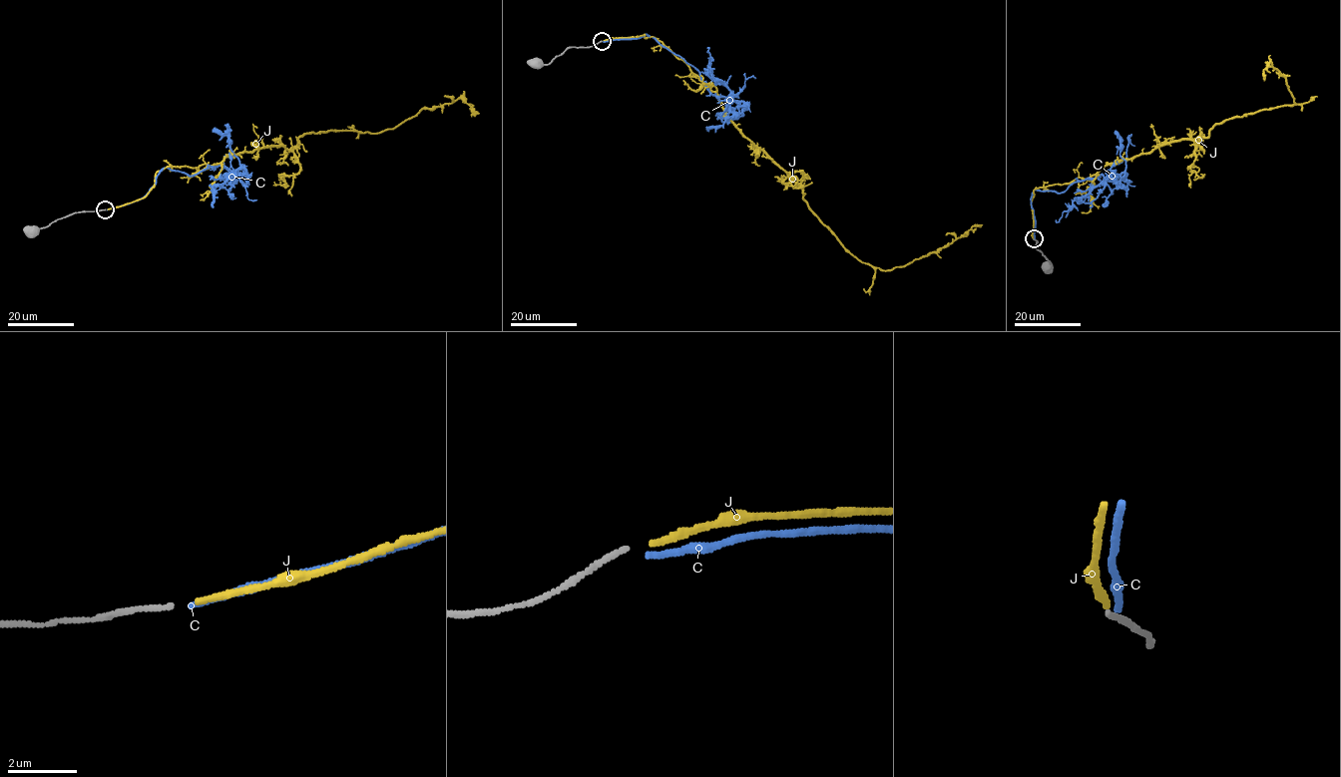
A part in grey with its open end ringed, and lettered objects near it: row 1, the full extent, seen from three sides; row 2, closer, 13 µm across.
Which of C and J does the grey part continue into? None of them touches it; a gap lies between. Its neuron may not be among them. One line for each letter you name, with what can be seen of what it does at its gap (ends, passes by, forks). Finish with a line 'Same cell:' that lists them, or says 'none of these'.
J: it ends
Same cell: J

